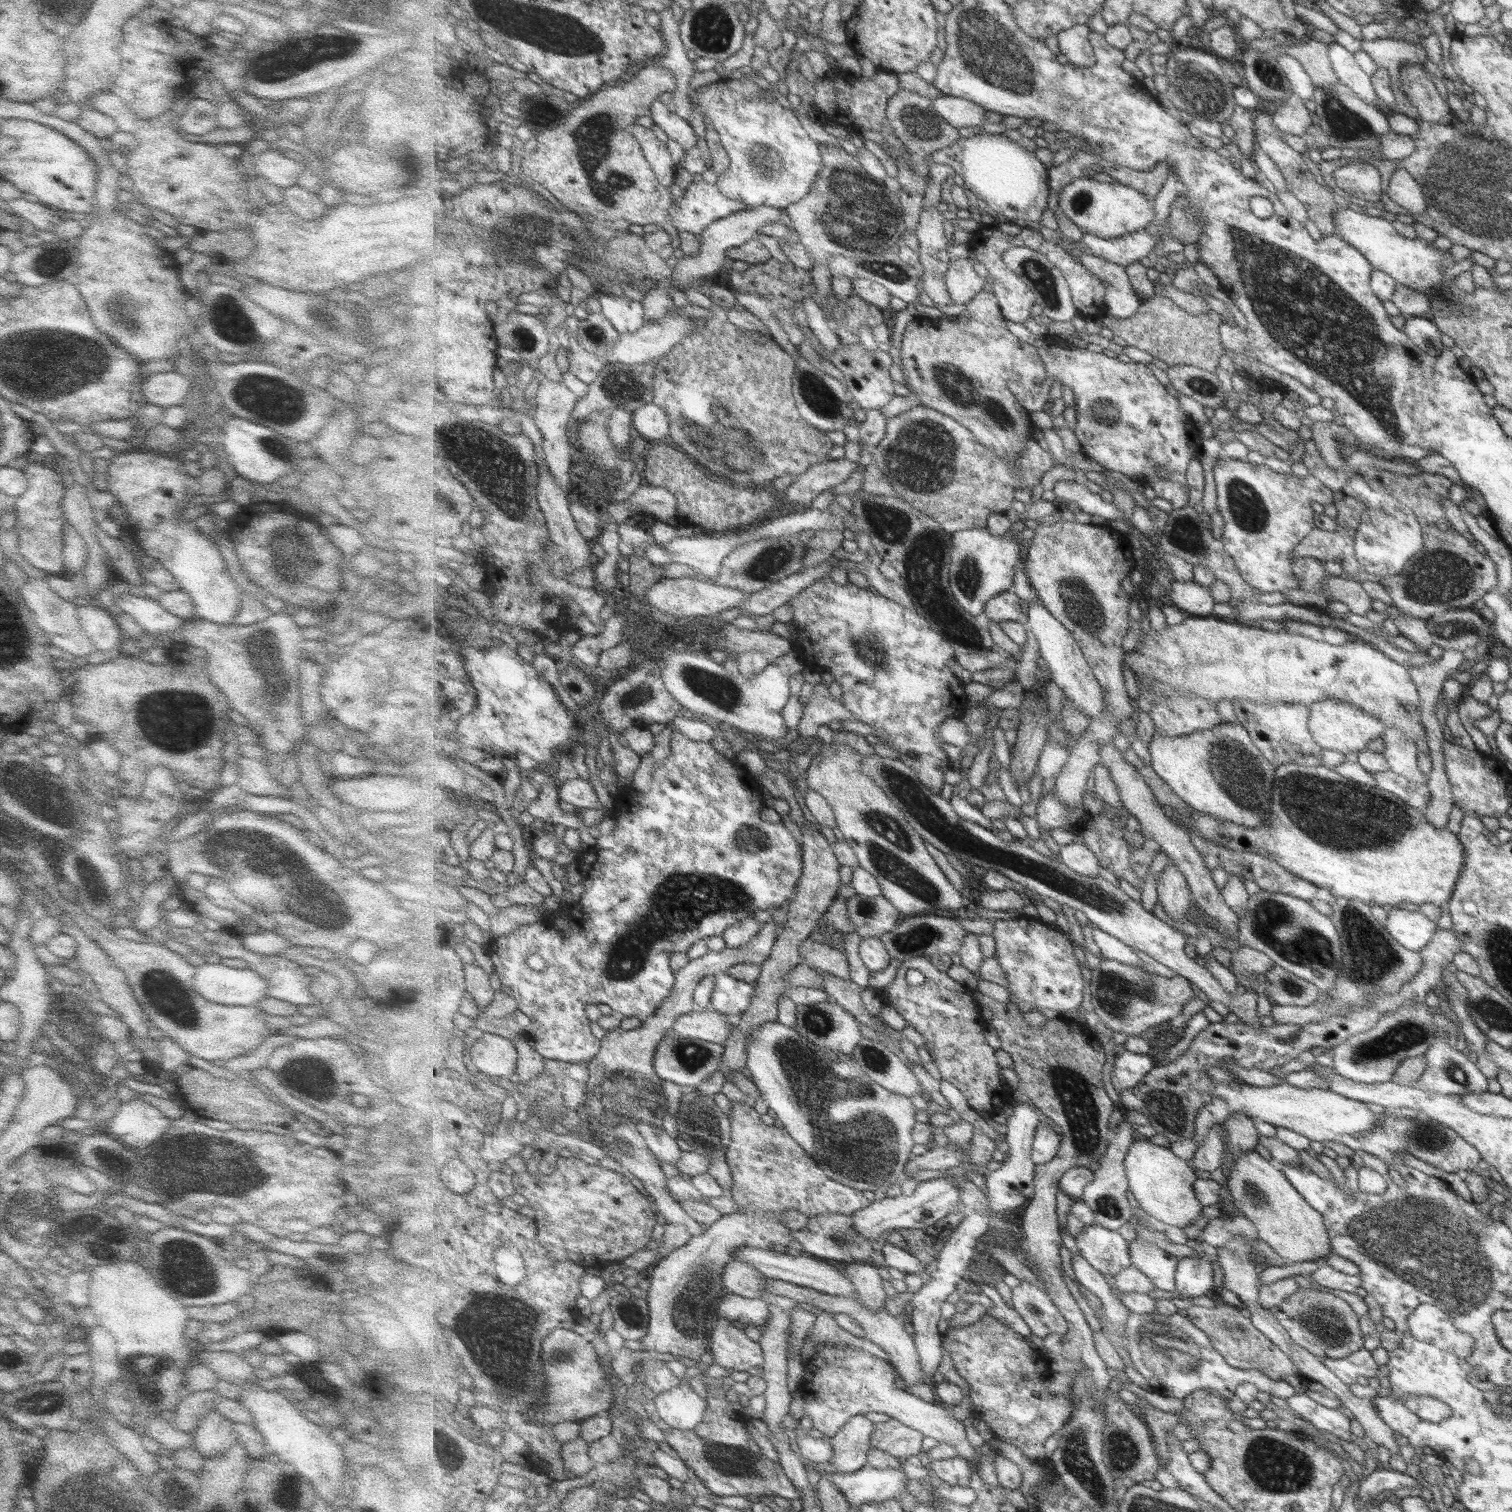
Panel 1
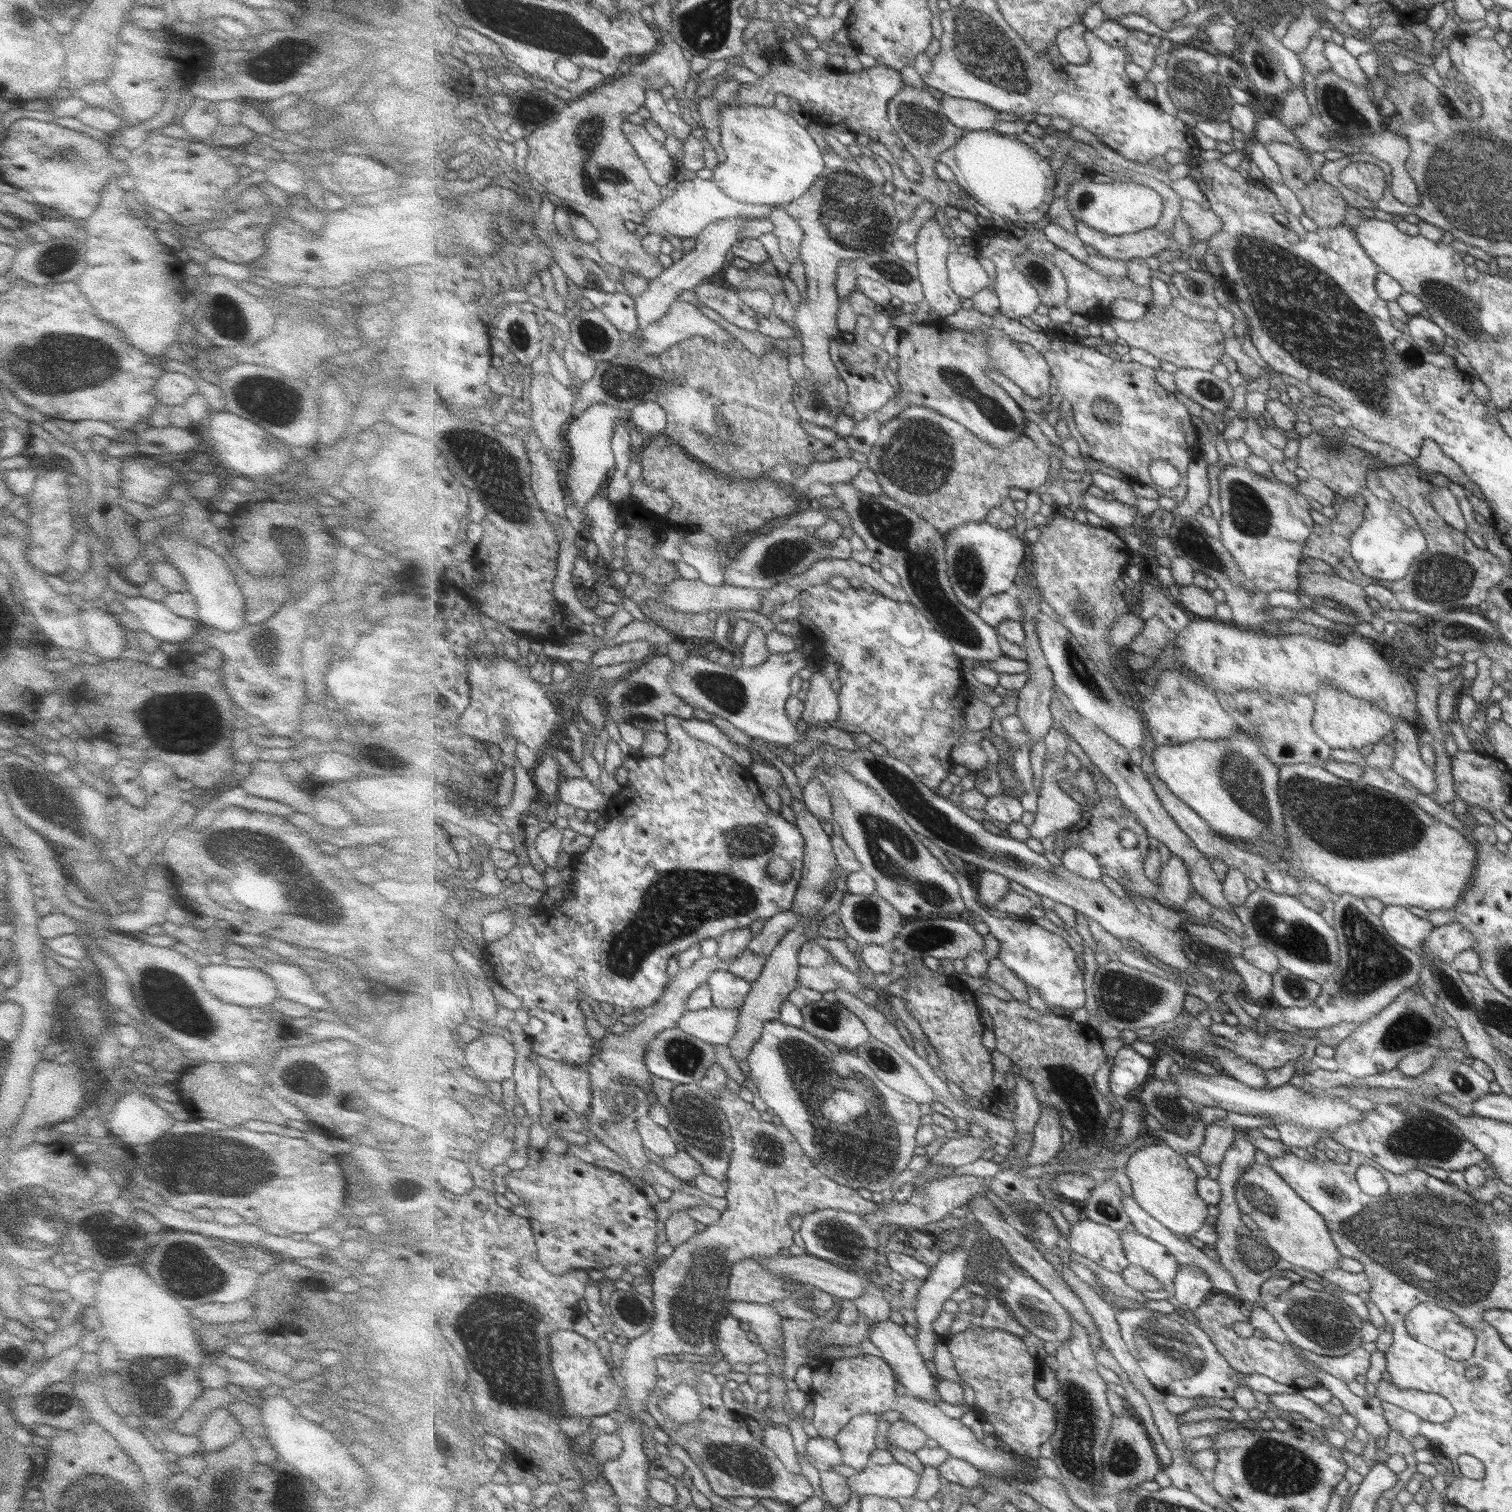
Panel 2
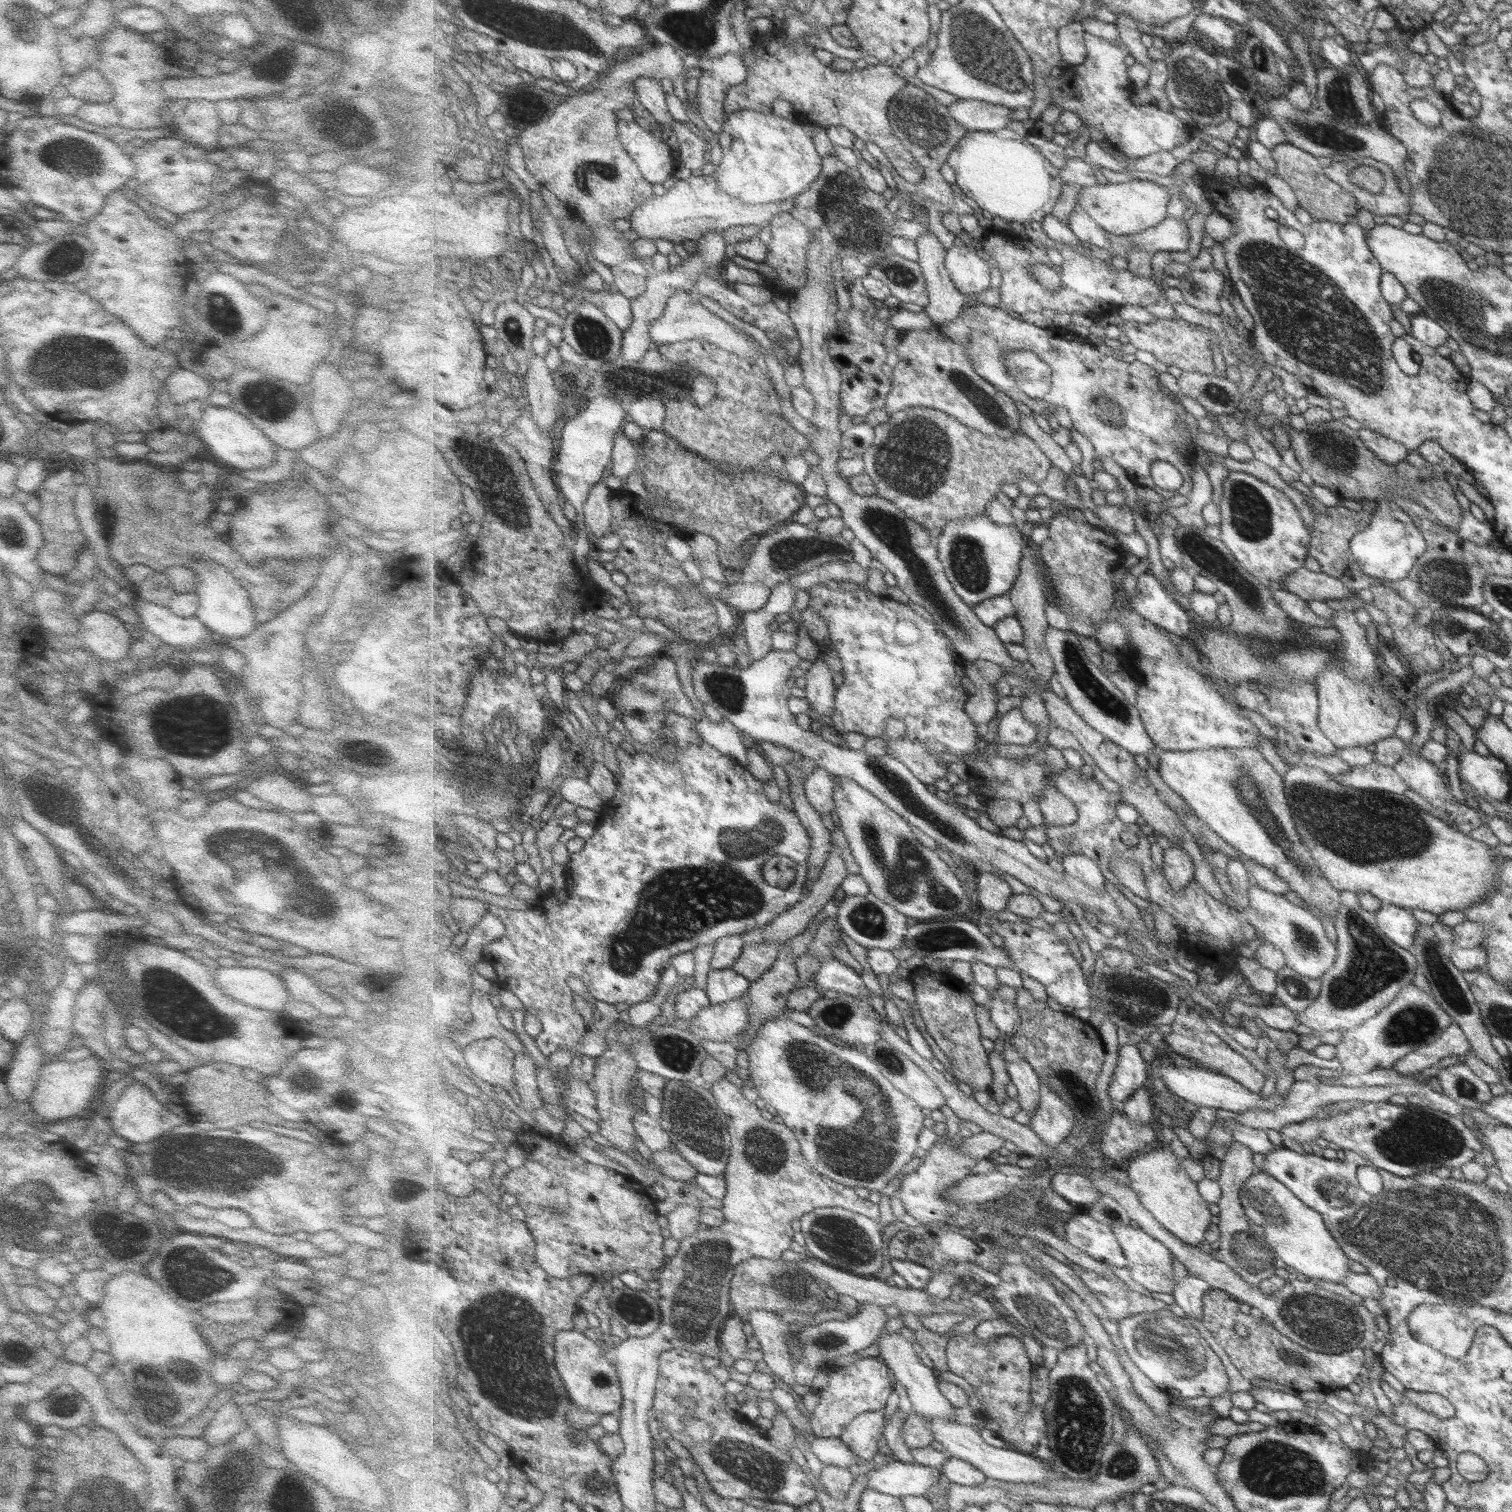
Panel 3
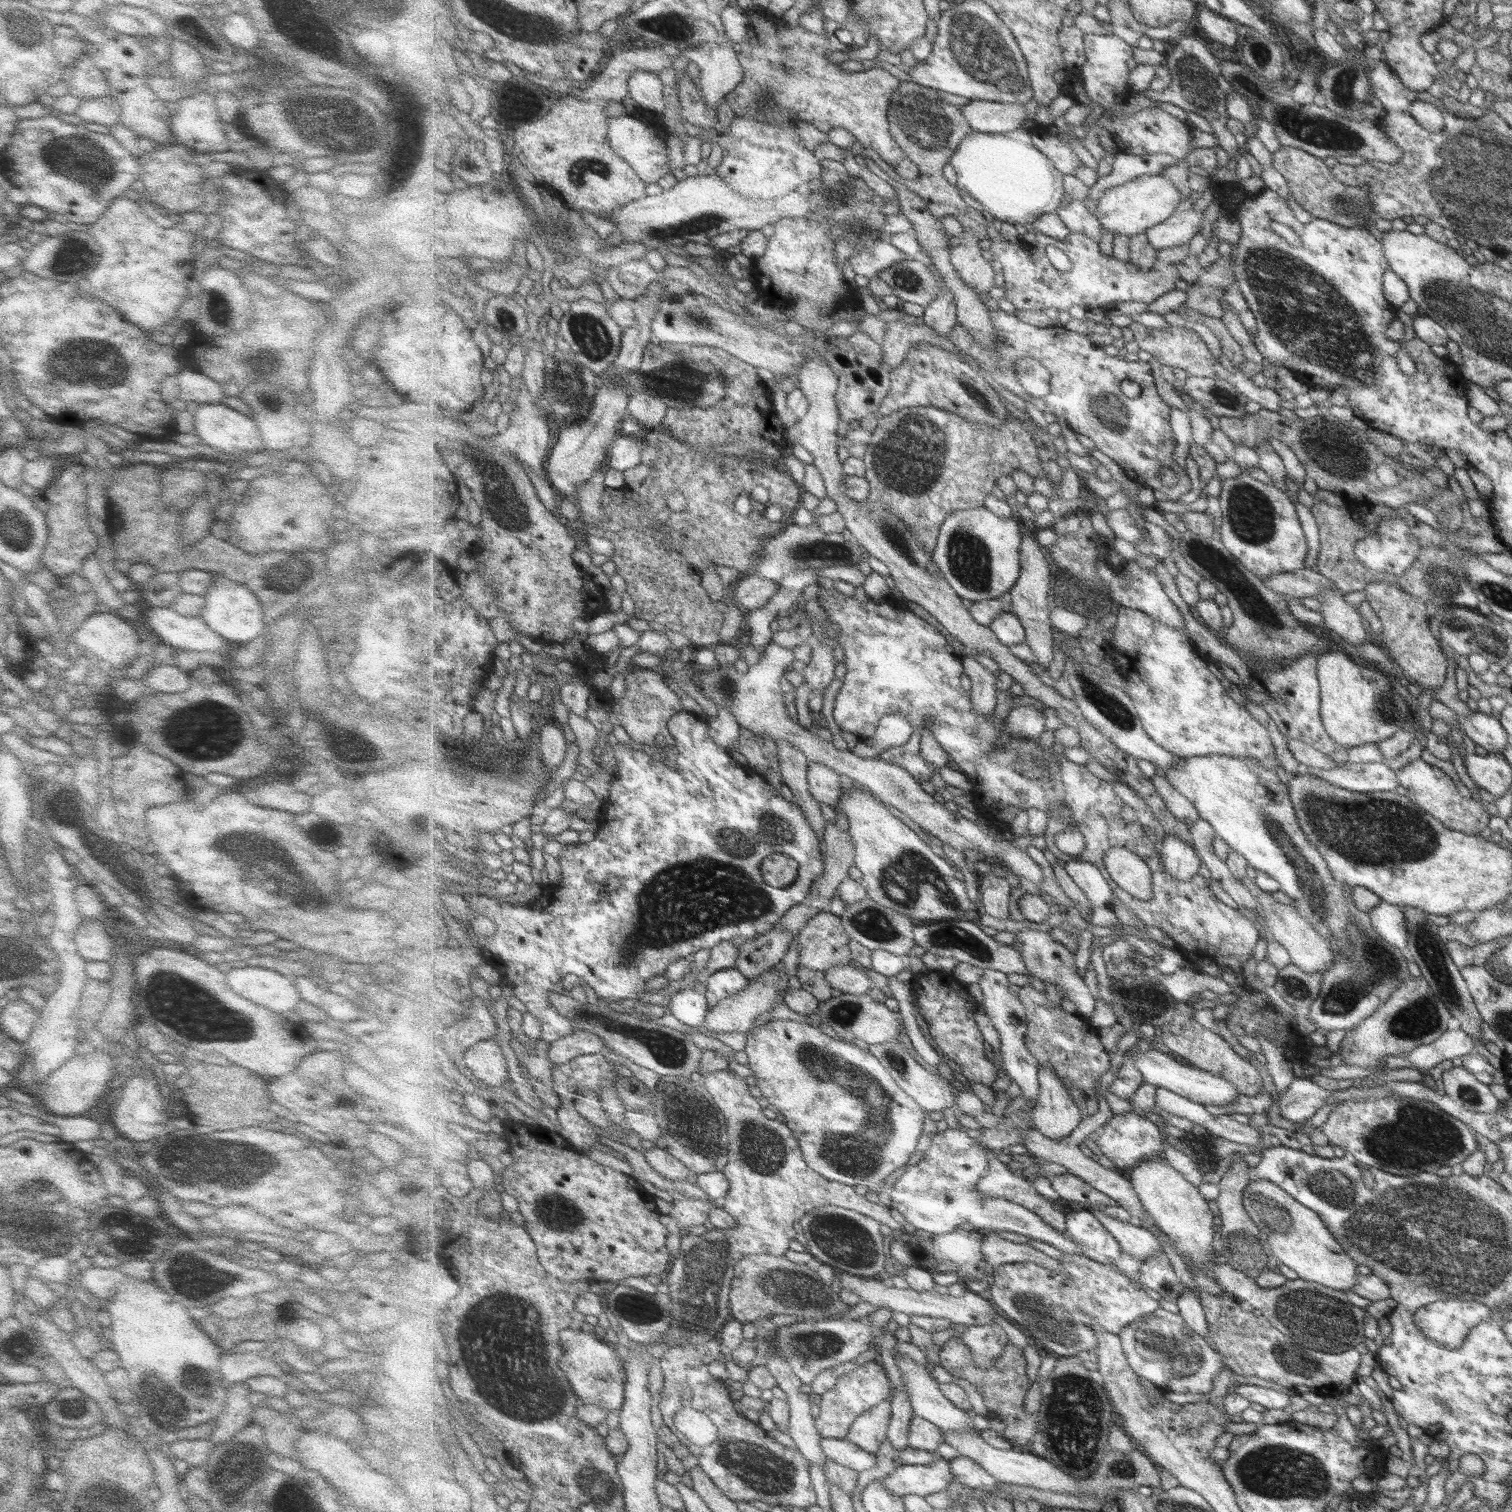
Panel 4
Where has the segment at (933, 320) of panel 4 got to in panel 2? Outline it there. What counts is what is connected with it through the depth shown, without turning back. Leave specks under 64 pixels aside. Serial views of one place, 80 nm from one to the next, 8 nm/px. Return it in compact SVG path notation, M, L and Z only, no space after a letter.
M935 217L927 220L919 230L916 244L918 255L919 280L924 288L924 298L930 304L931 310L940 316L940 322L953 314L957 314L961 308L963 299L951 288L949 276L947 276L947 256L953 250L953 242L945 236L943 228Z

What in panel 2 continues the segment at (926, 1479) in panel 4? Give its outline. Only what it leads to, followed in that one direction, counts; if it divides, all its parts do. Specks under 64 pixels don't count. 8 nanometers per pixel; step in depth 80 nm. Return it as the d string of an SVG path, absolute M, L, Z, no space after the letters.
M869 1464L856 1475L848 1478L849 1488L862 1499L865 1496L878 1496L902 1500L912 1497L919 1486L918 1472L904 1464Z

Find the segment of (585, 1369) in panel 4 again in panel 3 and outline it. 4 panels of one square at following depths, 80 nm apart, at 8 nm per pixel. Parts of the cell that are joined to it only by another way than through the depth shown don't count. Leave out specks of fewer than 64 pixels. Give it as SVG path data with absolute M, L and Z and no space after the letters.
M573 1330L556 1334L557 1370L568 1390L572 1404L581 1410L593 1410L597 1414L618 1414L622 1408L624 1395L620 1385L620 1377L611 1359L605 1356L605 1350L595 1344L585 1334Z

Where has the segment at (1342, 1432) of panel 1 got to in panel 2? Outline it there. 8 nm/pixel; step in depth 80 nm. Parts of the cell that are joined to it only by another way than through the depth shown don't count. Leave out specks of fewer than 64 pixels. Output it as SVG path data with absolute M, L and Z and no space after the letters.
M1300 1393L1295 1394L1271 1394L1269 1401L1276 1407L1281 1408L1288 1413L1297 1412L1305 1419L1315 1423L1319 1427L1325 1427L1329 1430L1335 1431L1335 1423L1338 1423L1338 1418L1329 1415L1329 1412L1323 1410L1319 1404L1315 1404L1313 1400L1309 1400Z

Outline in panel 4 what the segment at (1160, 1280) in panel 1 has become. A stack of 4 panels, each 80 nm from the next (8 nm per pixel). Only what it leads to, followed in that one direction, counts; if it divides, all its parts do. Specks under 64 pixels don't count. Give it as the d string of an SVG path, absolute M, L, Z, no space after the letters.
M1090 1206L1087 1210L1095 1214L1097 1220L1118 1240L1122 1250L1128 1252L1131 1256L1136 1256L1141 1263L1148 1260L1150 1256L1156 1256L1156 1254L1163 1252L1161 1242L1149 1230L1115 1220L1105 1215L1101 1211L1101 1207Z

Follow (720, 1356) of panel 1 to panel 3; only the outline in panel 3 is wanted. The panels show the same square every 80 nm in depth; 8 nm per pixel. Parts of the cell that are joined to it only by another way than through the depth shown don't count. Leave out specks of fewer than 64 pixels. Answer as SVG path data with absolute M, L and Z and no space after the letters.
M733 1314L725 1321L720 1330L720 1347L734 1360L745 1359L754 1363L764 1360L764 1352L760 1348L757 1350L749 1348L747 1336L743 1332L743 1322L743 1318L737 1314Z

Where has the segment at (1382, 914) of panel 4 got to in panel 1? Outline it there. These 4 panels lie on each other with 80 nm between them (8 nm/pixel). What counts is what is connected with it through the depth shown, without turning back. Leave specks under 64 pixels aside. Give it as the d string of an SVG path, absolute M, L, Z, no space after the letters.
M1388 908L1386 921L1382 925L1391 939L1402 948L1418 952L1431 941L1436 925L1417 911Z

